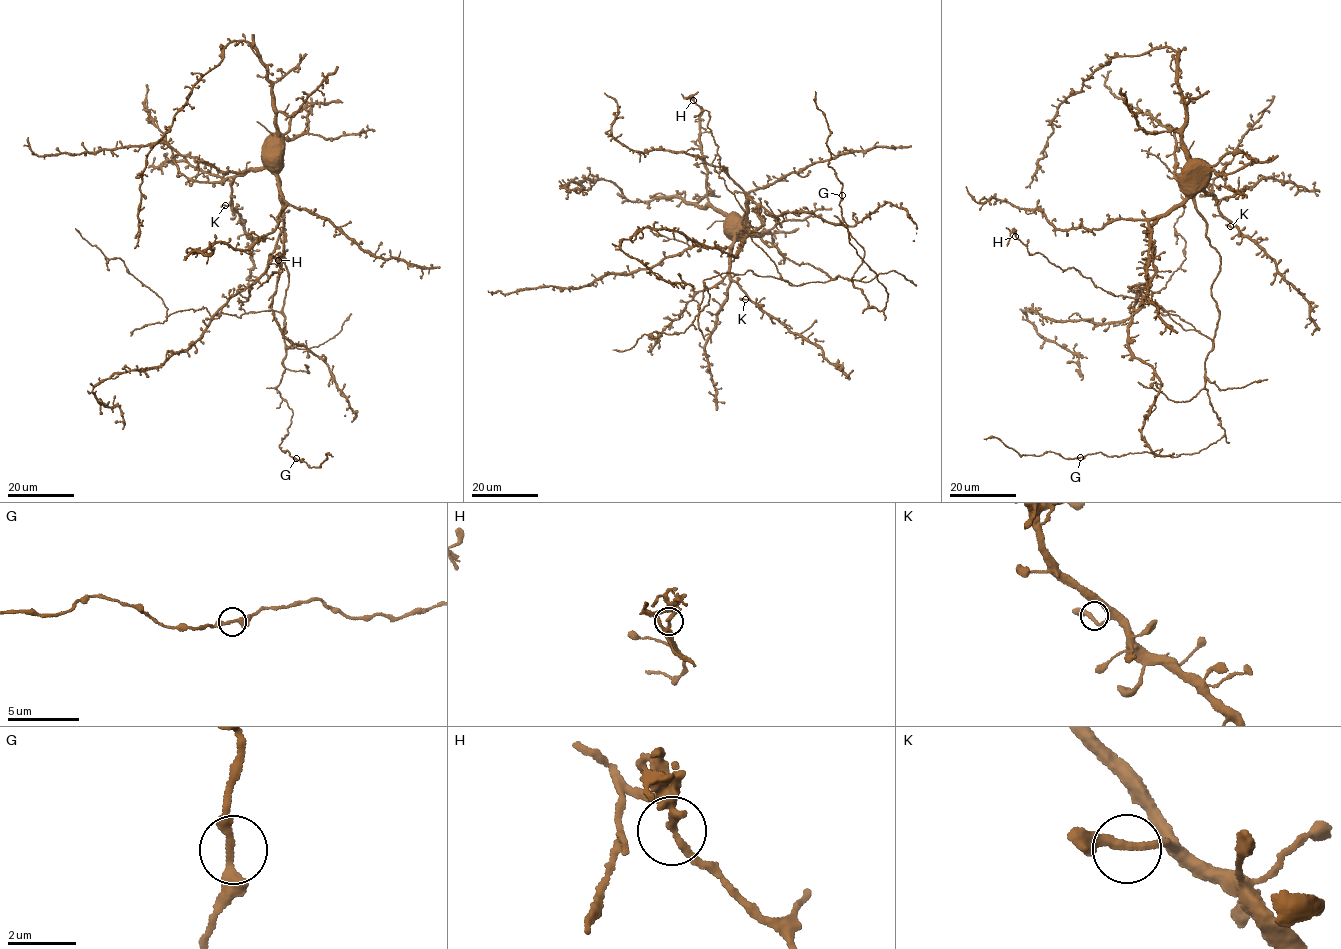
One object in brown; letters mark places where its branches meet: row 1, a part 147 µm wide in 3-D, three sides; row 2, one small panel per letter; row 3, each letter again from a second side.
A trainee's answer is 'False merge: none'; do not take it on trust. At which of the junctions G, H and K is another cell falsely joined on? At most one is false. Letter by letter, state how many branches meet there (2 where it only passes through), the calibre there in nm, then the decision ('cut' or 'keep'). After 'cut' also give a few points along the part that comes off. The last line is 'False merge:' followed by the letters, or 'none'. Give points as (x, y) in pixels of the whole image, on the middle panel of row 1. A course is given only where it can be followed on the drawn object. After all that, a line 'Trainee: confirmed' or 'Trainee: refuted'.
G: 2 branches meet; 240 nm thick; keep
H: 2 branches meet; 240 nm thick; cut
K: 2 branches meet; 240 nm thick; keep
False merge: H
Trainee: refuted

